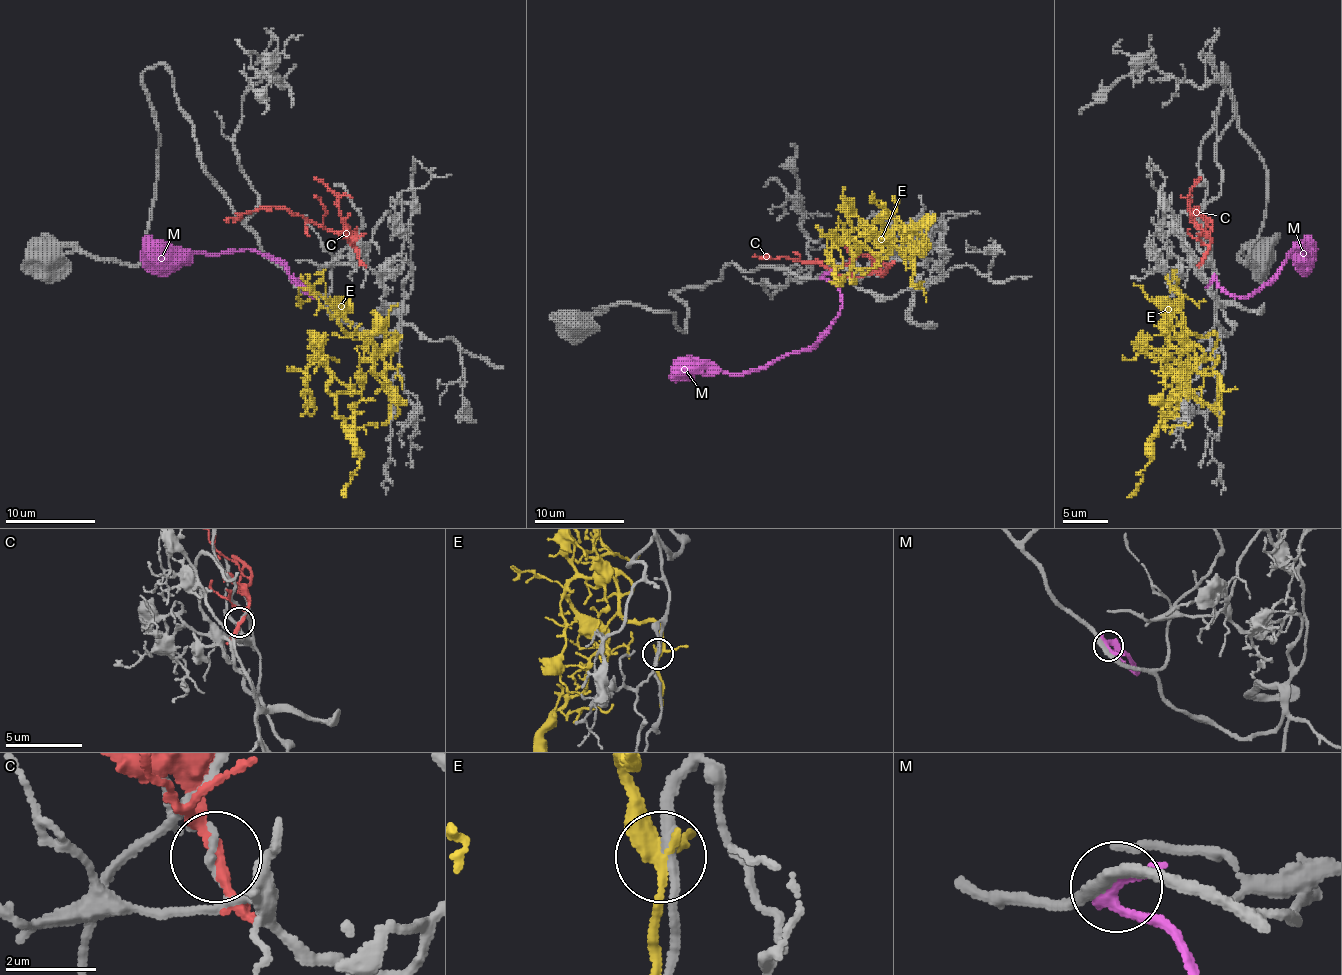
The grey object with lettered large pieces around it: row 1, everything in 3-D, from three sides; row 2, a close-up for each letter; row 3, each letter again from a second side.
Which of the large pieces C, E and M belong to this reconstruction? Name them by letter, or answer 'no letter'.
E

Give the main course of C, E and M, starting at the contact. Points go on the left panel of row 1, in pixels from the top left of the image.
C: (357, 253), (348, 238), (287, 208), (264, 206), (224, 220)
E: (390, 393), (384, 348), (359, 364), (359, 391), (332, 393), (327, 368), (314, 362), (305, 404), (300, 377)
M: (296, 281), (314, 294), (312, 296), (280, 263), (242, 249), (212, 253), (170, 253), (154, 258), (140, 256)

